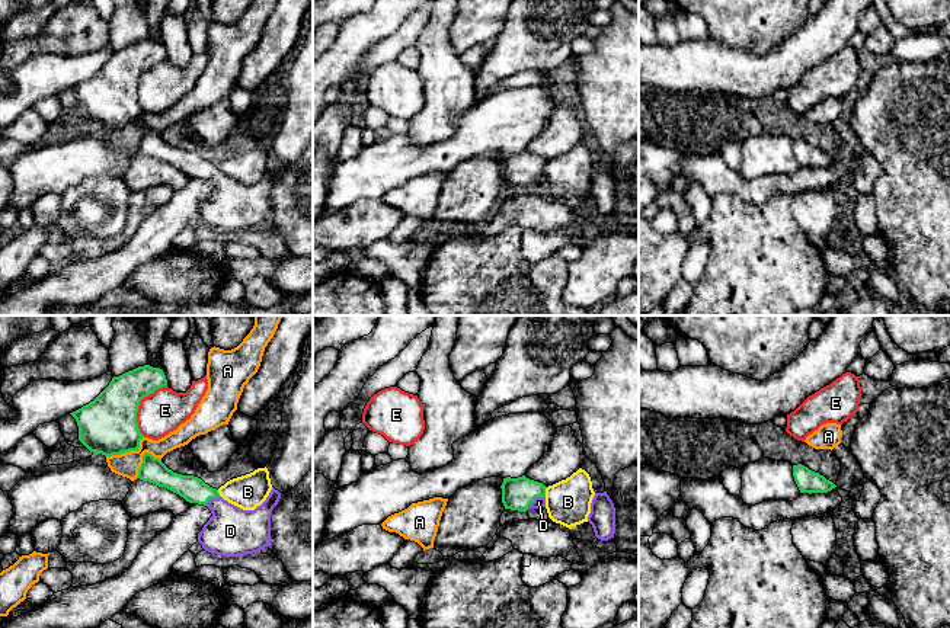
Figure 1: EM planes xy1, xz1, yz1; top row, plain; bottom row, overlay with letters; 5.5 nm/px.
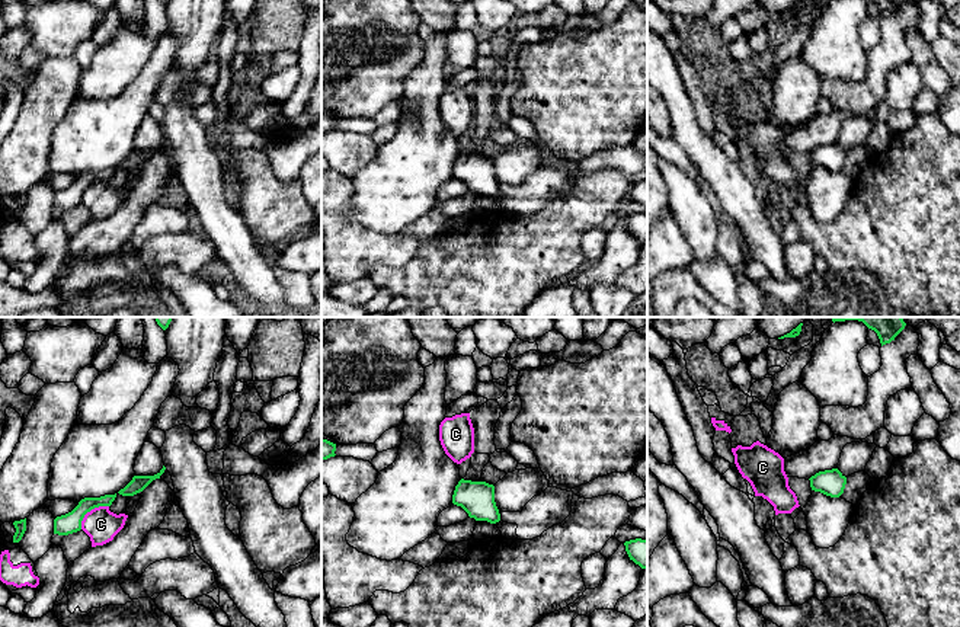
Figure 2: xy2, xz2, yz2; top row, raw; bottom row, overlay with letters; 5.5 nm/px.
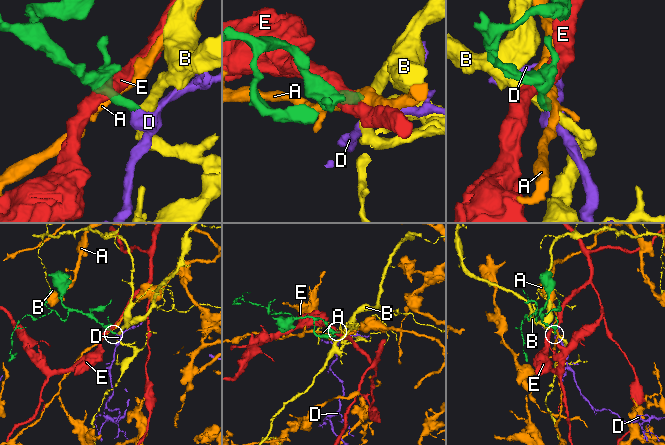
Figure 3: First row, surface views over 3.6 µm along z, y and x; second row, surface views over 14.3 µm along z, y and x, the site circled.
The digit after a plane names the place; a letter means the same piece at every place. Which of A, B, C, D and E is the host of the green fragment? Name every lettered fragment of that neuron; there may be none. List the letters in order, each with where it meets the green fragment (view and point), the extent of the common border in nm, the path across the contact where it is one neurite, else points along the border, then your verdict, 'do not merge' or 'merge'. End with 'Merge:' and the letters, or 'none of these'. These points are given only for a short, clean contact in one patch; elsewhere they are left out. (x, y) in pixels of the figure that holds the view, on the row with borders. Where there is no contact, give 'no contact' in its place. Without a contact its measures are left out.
A: xy1 (127, 451) | 240 nm | along xy1 (143, 436), (136, 449), (106, 457) | do not merge
B: xz1 (544, 492) | 60 nm | along xz1 (547, 487), (544, 496) | do not merge
C: xy2 (89, 511) | 200 nm | along xy2 (108, 505), (92, 508), (85, 515), (80, 528) | do not merge
D: xz1 (534, 497) | 120 nm | across xz1 (517, 493), (527, 493), (534, 497), (539, 502) | merge
E: xy1 (138, 404) | 320 nm | do not merge
Merge: D

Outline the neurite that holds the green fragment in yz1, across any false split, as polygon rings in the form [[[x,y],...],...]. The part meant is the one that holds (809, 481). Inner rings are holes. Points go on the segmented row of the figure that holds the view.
[[[797,464],[793,465],[793,477],[800,493],[828,493],[837,486],[826,480],[819,472],[809,470],[807,467]]]

